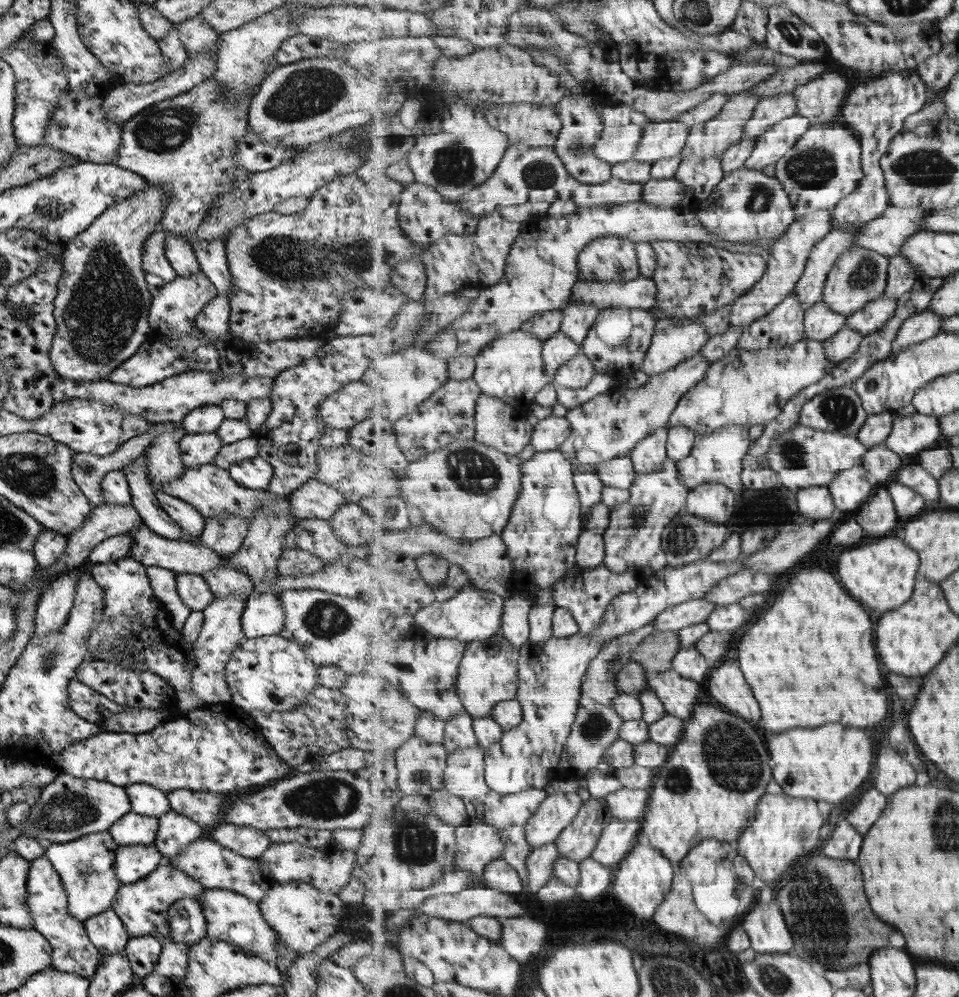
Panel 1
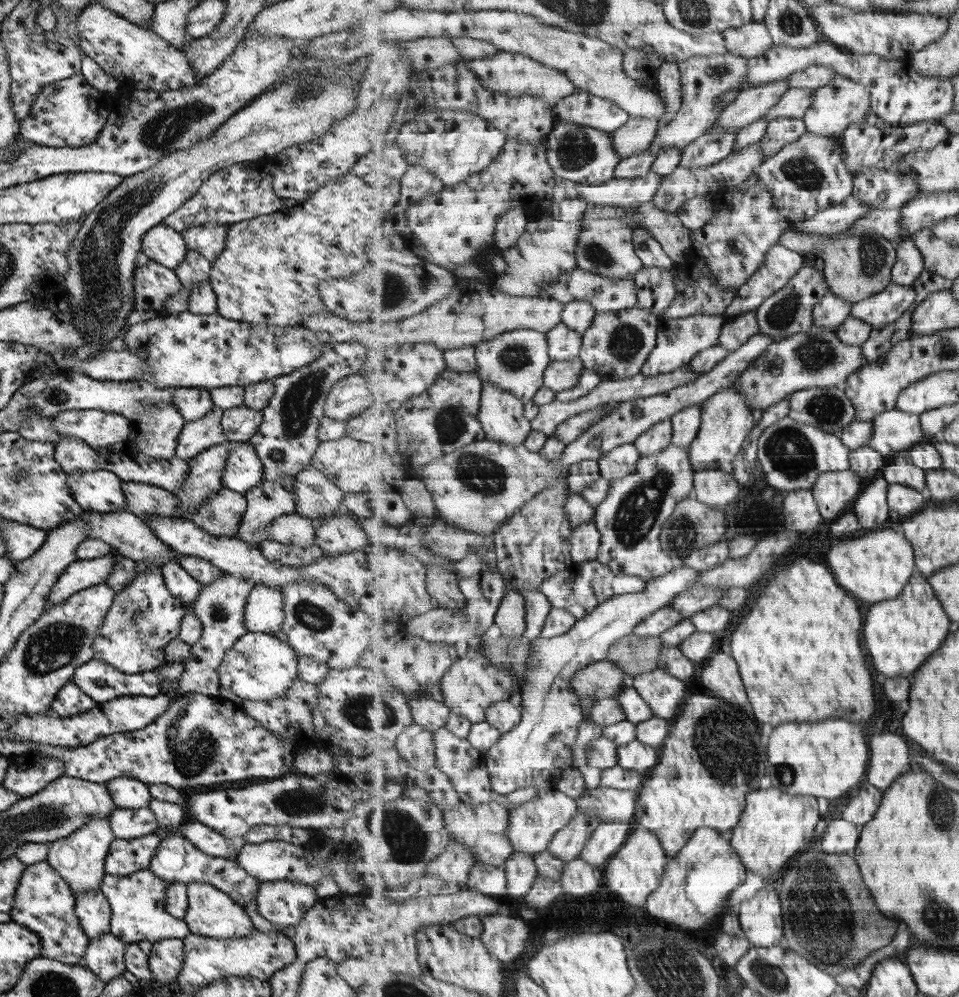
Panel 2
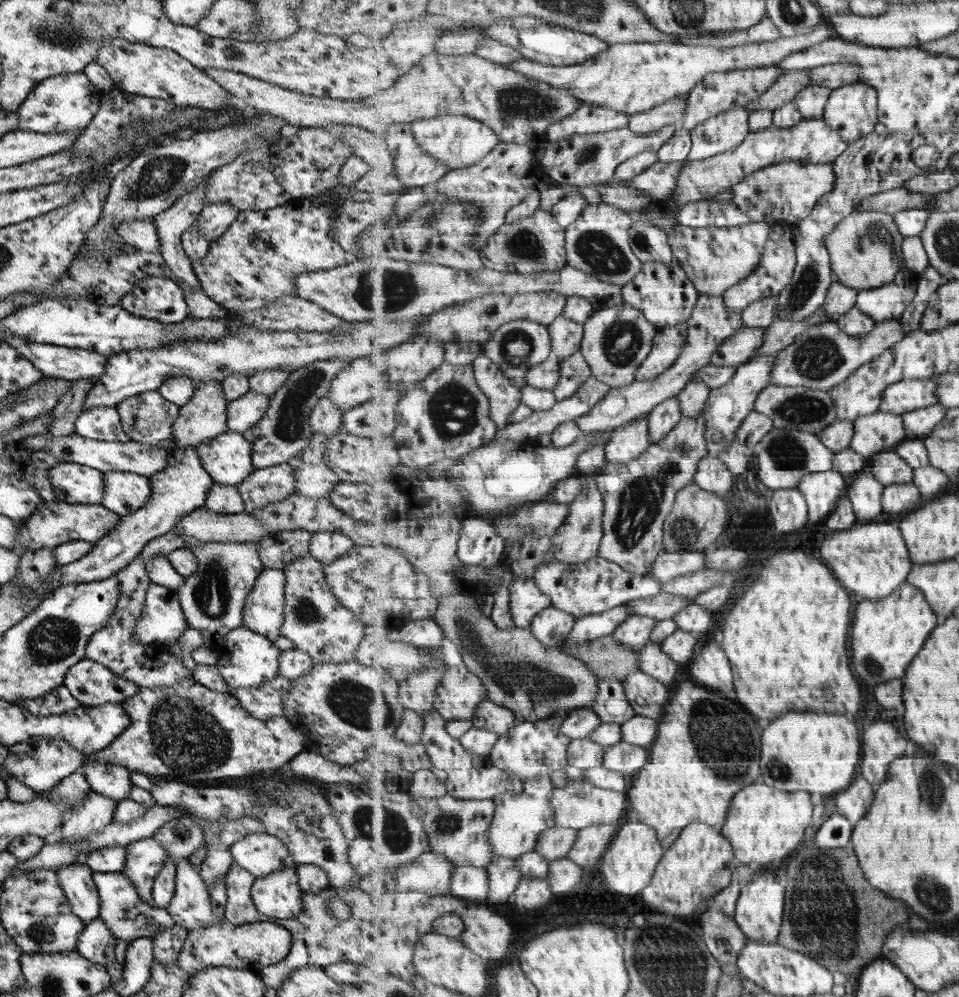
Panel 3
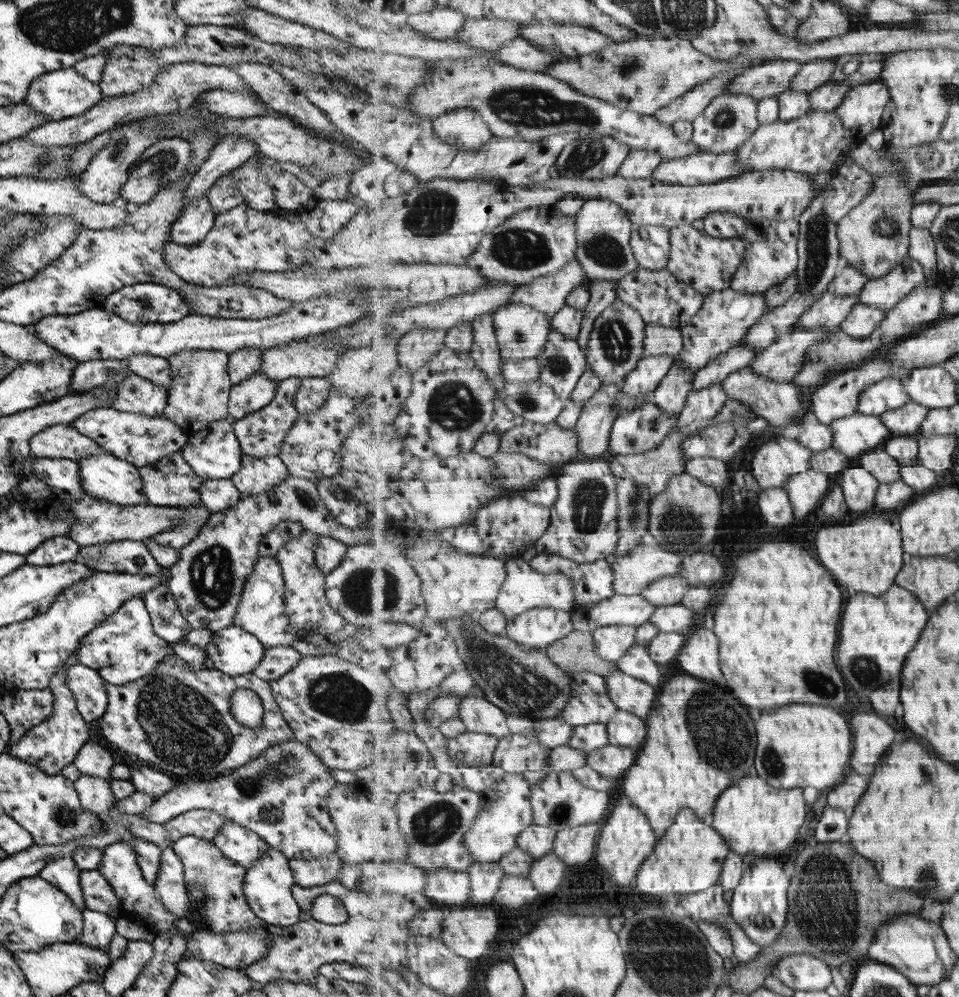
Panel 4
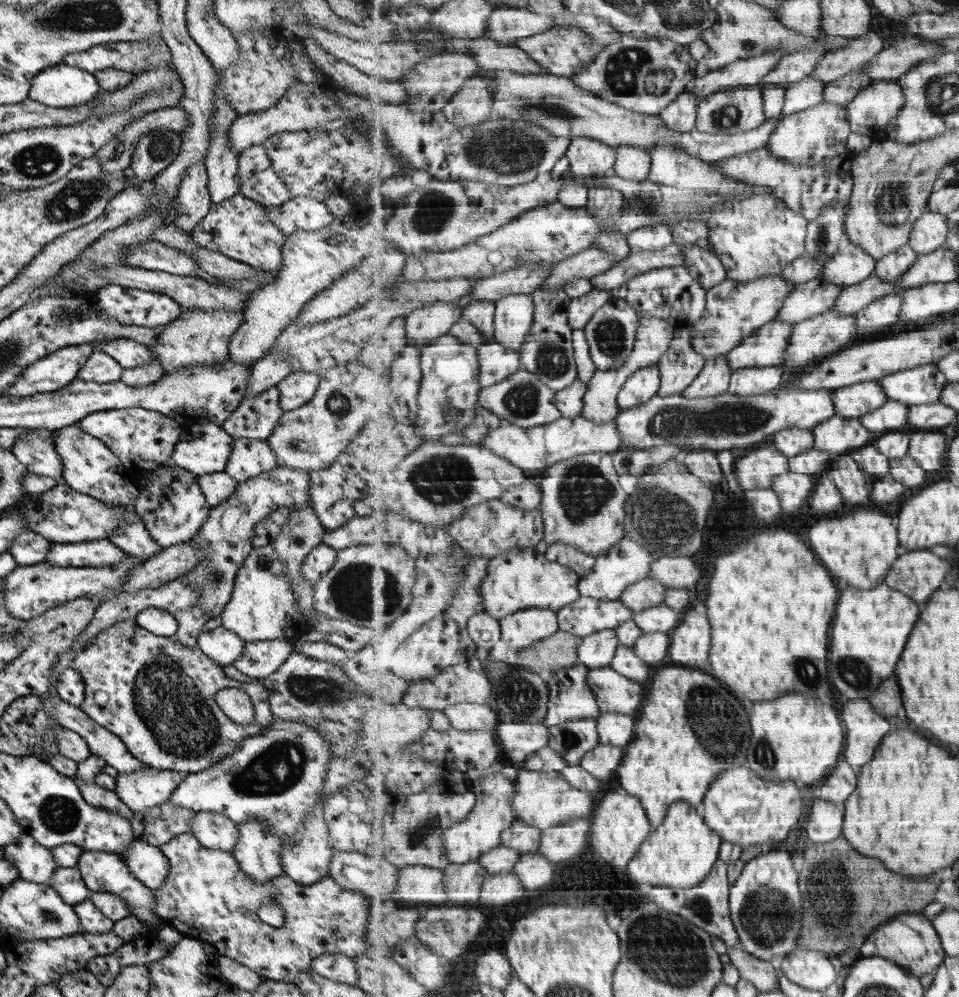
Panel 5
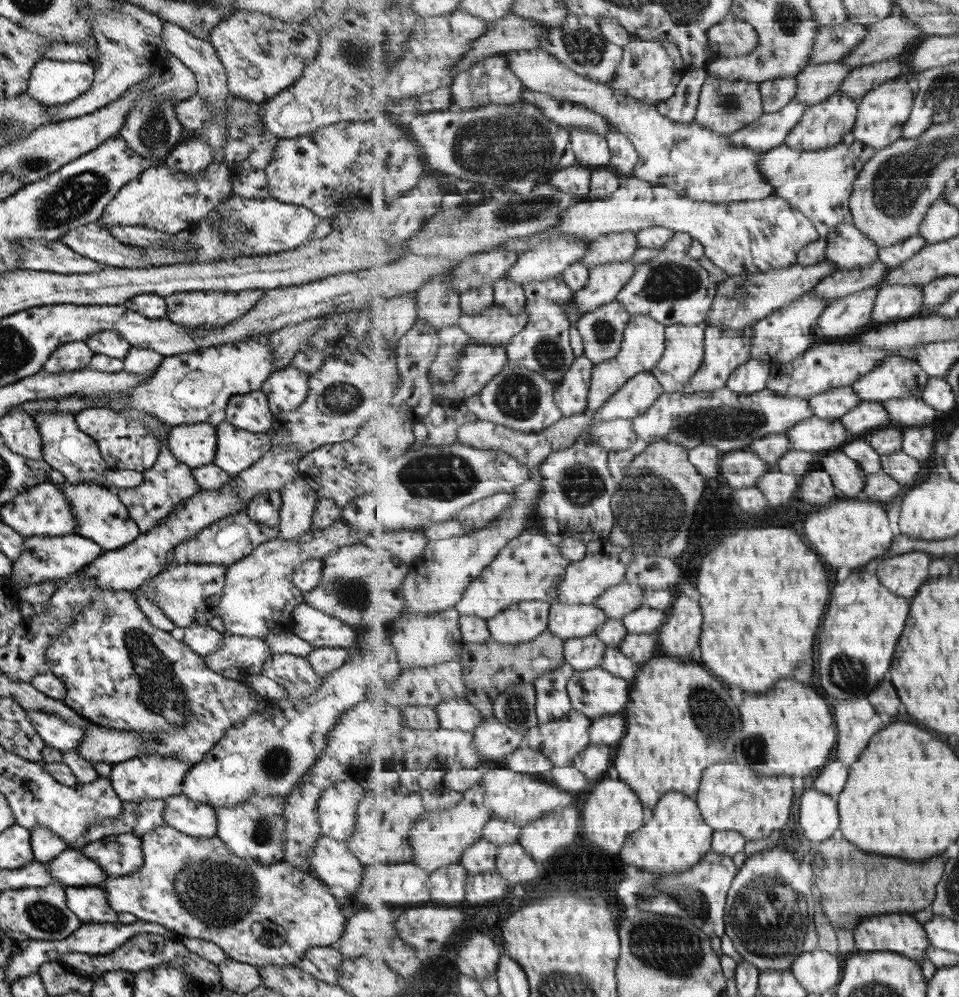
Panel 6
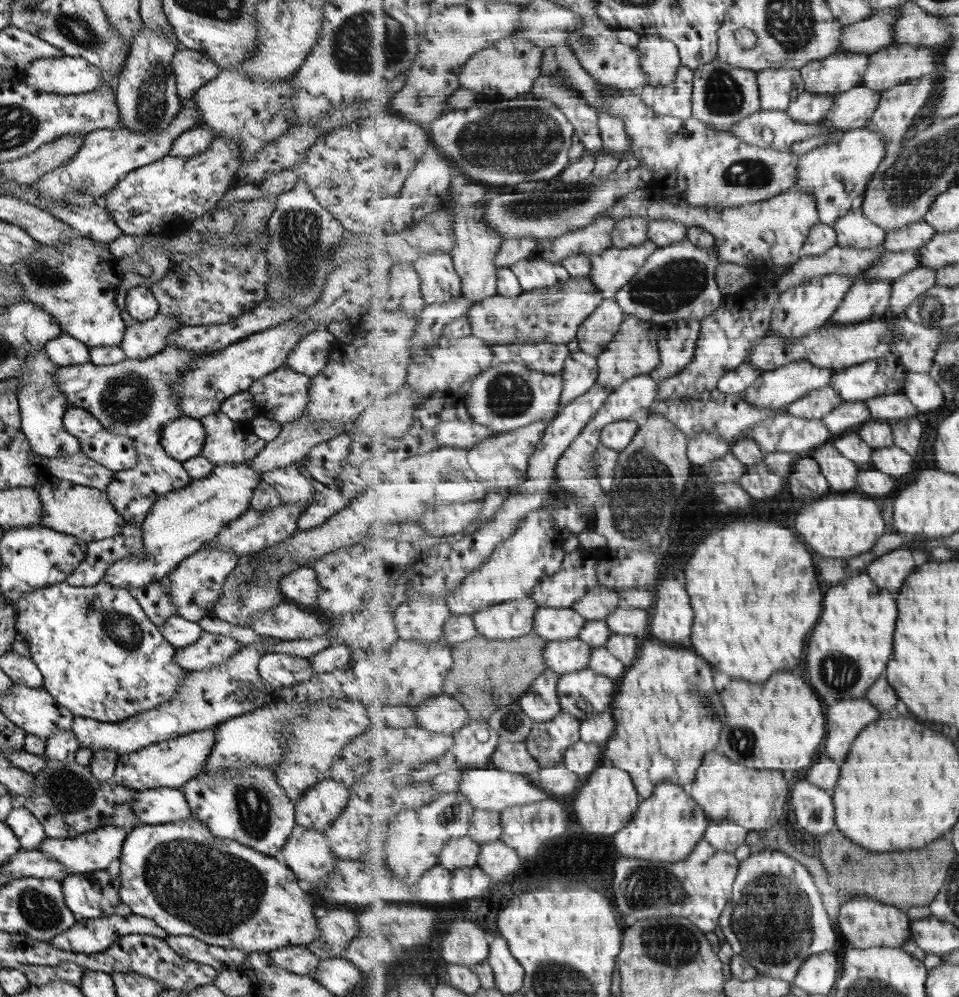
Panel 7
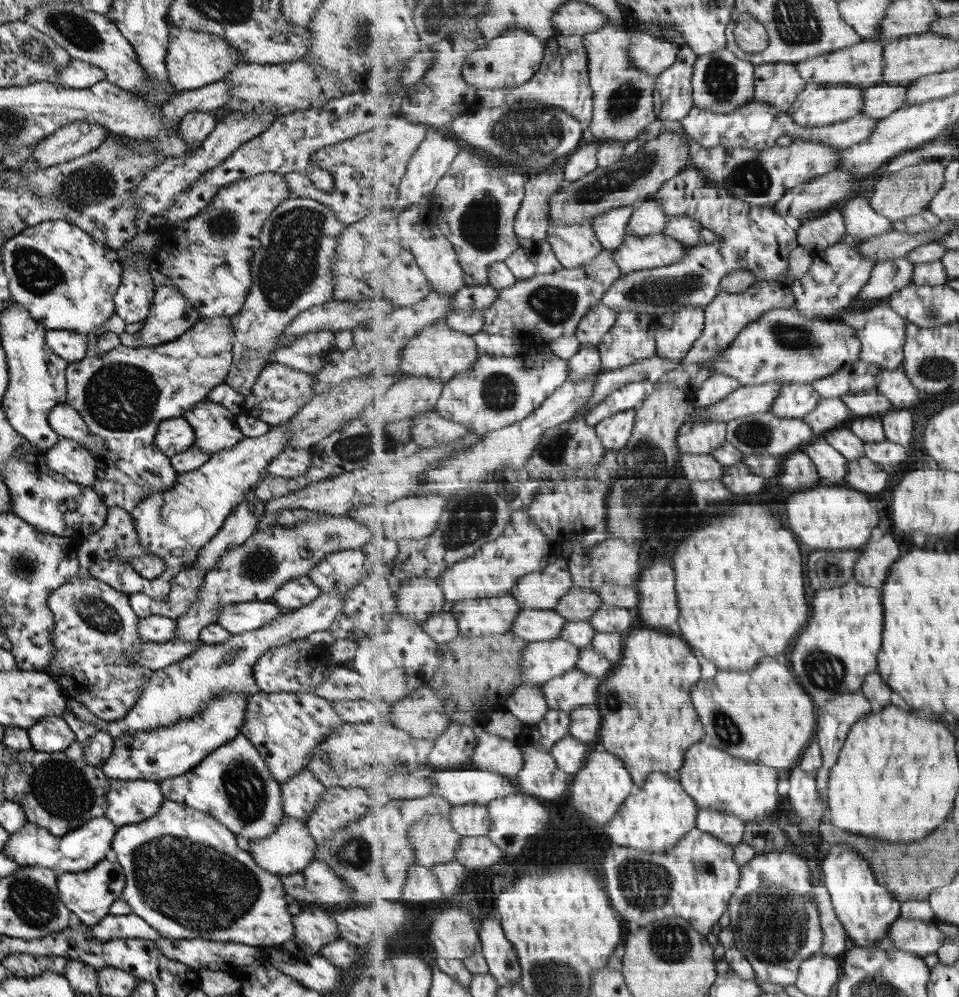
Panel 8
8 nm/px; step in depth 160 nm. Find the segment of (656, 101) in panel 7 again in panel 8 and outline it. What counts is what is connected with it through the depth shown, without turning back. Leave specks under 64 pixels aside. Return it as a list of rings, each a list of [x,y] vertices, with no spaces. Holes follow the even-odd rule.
[[[682,46],[671,68],[658,76],[654,105],[660,119],[682,121],[694,107],[692,78],[698,54],[689,46]]]

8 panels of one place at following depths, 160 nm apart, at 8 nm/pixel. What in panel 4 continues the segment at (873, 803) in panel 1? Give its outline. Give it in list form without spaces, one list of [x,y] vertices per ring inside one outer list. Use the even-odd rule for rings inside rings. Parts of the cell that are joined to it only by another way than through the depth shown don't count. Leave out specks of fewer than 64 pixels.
[[[853,768],[849,770],[846,779],[836,787],[833,787],[826,796],[826,804],[838,809],[843,809],[850,817],[857,803],[862,799],[868,789],[869,780],[857,774]]]

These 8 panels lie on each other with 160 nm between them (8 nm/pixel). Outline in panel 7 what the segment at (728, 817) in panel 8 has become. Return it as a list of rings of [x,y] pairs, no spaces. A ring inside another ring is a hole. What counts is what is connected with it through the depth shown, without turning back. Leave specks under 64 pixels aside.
[[[710,819],[708,830],[704,837],[715,848],[733,853],[741,844],[745,844],[747,832],[748,830],[744,826],[737,824],[735,821],[727,819],[716,821]]]

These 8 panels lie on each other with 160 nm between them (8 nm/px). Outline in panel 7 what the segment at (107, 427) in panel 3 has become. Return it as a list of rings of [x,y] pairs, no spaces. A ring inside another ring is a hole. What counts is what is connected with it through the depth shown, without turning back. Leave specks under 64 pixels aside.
[[[69,406],[63,414],[62,425],[77,439],[80,451],[101,466],[120,471],[134,465],[136,452],[130,438],[104,430],[89,412]]]

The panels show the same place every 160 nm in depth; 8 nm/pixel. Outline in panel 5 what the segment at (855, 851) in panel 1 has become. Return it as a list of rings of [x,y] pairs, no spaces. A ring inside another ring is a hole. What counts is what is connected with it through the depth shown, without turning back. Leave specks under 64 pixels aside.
[[[814,799],[806,824],[807,838],[811,842],[829,842],[844,834],[844,804],[825,799]]]

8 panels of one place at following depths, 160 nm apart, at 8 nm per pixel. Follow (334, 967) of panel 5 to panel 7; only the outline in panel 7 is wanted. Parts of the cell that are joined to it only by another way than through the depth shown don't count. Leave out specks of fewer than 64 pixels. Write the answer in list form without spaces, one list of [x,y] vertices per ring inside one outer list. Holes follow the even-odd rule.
[[[304,945],[281,947],[266,952],[266,955],[287,972],[311,978],[317,963],[322,960],[309,952]]]

